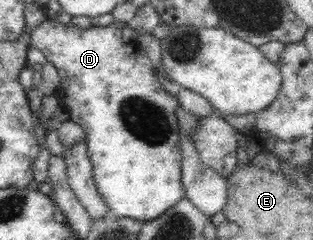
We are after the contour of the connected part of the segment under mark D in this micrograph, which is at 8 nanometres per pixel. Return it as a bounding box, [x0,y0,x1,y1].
[30,17,185,221]

